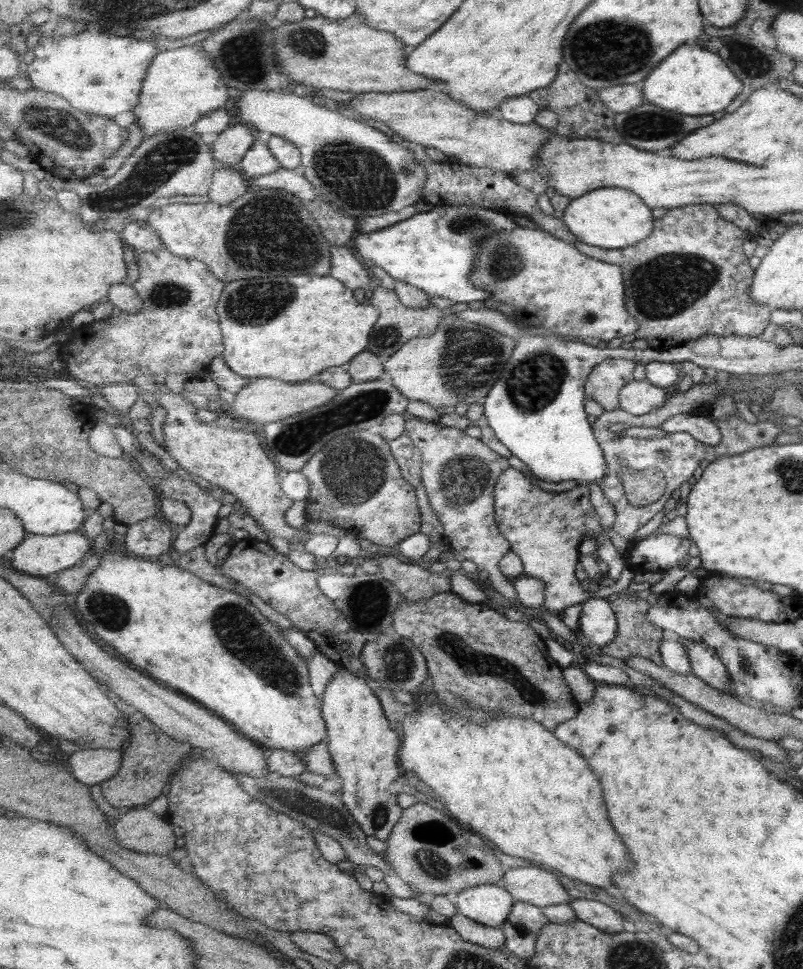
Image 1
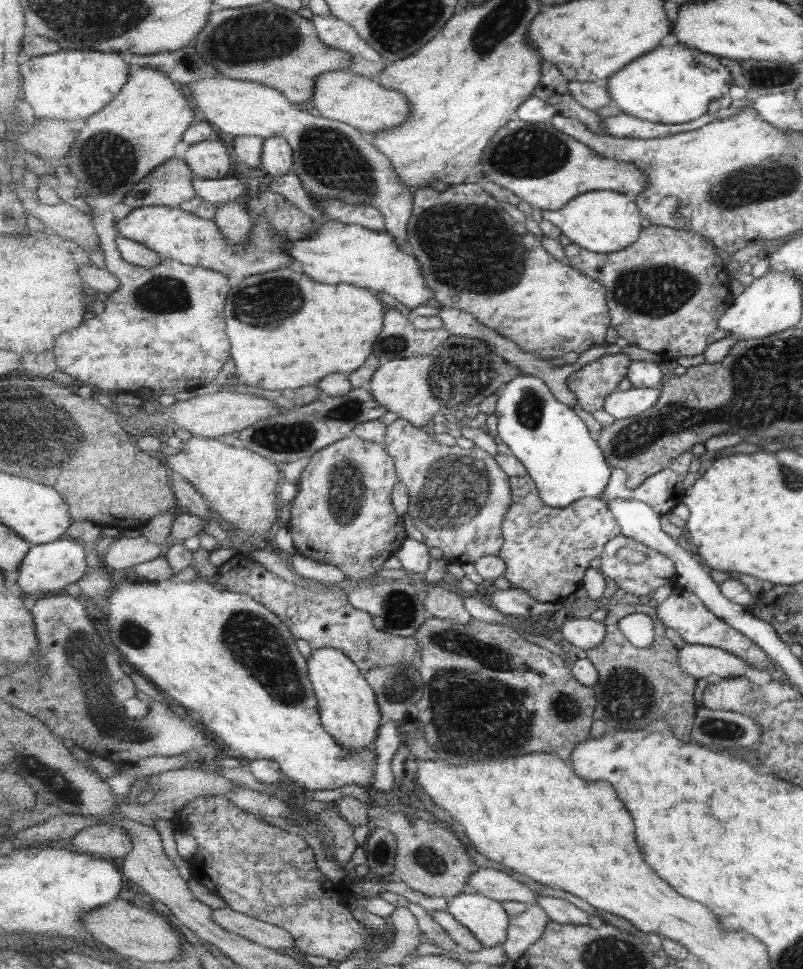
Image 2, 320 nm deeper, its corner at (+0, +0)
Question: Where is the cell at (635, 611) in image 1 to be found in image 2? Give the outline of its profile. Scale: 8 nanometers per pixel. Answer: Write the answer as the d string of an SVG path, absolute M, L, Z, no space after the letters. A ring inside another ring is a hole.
M608 603L608 608L603 620L608 633L603 644L586 651L600 678L594 686L597 699L594 718L605 721L609 731L643 730L657 721L667 721L677 738L683 742L694 742L692 732L699 710L696 702L698 678L681 668L680 650L667 638L665 623L658 617L658 607L654 603L650 606ZM635 613L645 613L653 620L656 639L649 648L635 646L620 629L620 620Z

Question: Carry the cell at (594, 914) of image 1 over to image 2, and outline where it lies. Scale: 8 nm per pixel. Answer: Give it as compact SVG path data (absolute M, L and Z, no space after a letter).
M540 894L538 905L545 910L551 921L560 922L561 924L593 924L593 920L589 920L589 914L583 912L581 908L577 908L575 904L571 904L563 898L556 898L553 894Z

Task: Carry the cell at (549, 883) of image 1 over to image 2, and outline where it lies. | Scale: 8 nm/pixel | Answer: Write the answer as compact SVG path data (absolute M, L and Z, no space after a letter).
M480 868L469 877L469 886L472 892L502 902L515 901L533 905L538 904L540 896L506 872L495 870L495 868Z

